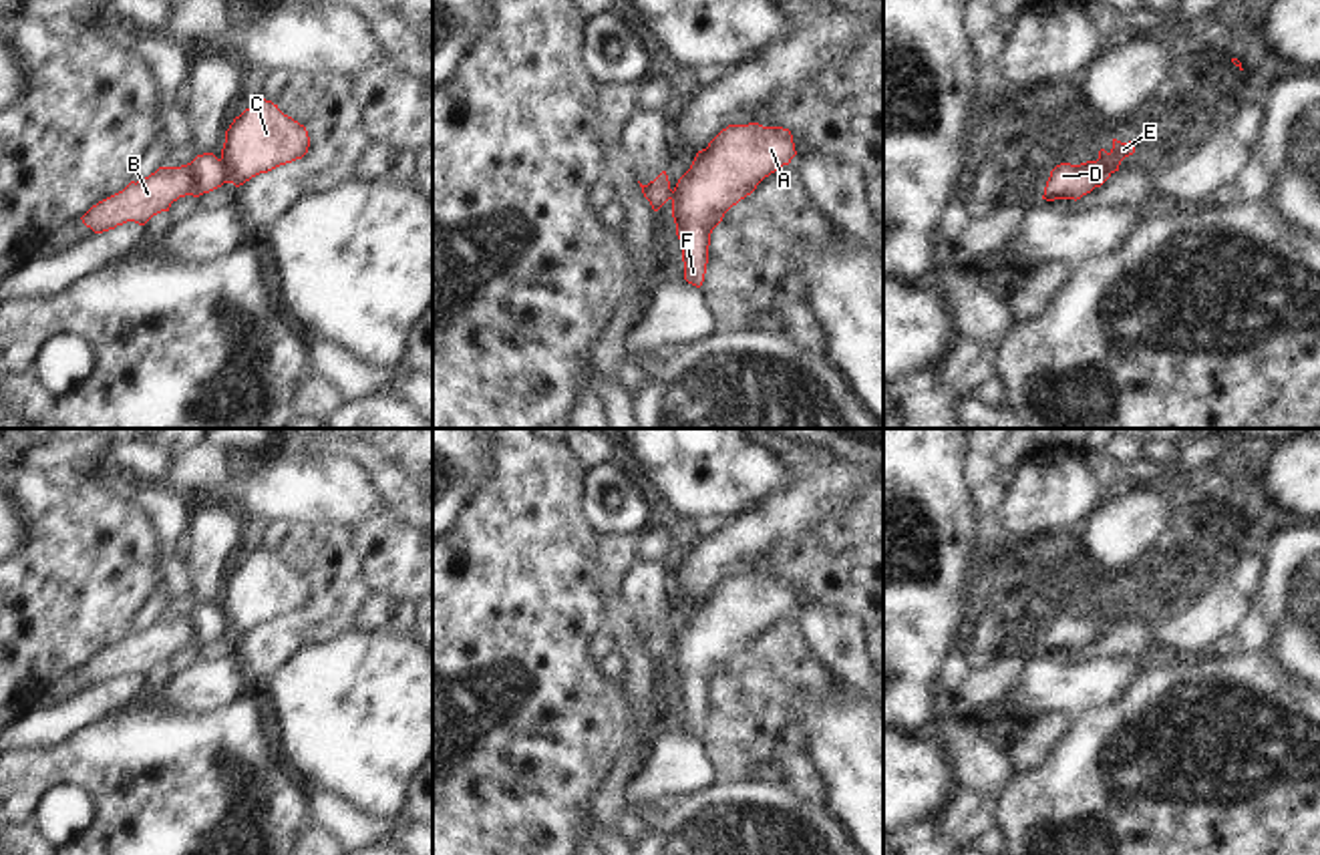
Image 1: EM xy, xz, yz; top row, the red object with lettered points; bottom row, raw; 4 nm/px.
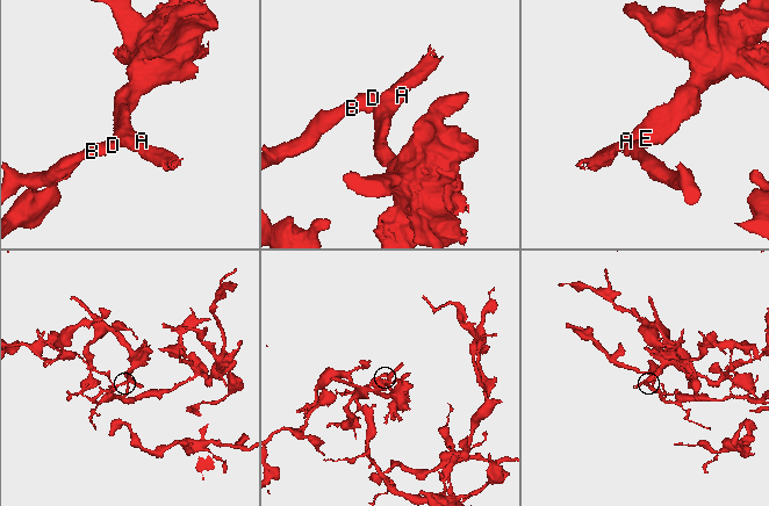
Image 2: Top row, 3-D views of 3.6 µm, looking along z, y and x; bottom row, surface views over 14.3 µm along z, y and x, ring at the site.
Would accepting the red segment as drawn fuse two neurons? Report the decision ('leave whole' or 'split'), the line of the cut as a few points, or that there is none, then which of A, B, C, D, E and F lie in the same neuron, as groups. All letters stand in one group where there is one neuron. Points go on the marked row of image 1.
split; cut in xy along (220, 159), (230, 182); A C E F / B D

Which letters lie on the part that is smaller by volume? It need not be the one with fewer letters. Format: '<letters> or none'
A, C, E, F

